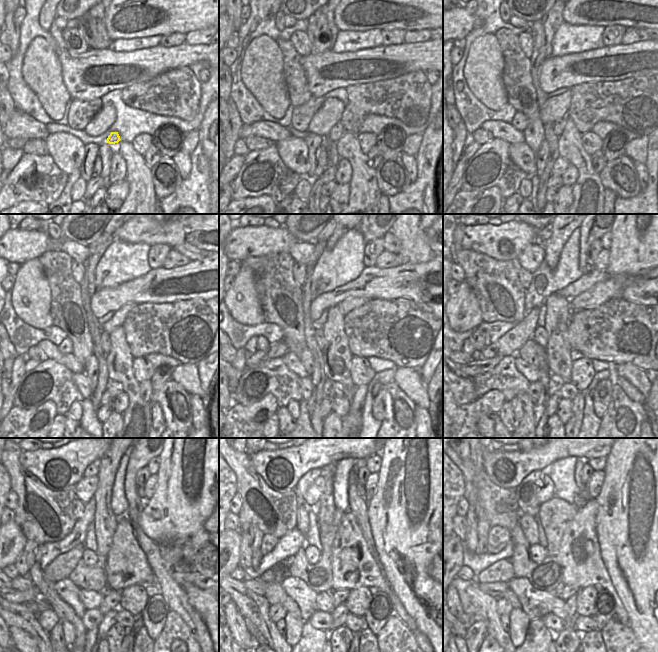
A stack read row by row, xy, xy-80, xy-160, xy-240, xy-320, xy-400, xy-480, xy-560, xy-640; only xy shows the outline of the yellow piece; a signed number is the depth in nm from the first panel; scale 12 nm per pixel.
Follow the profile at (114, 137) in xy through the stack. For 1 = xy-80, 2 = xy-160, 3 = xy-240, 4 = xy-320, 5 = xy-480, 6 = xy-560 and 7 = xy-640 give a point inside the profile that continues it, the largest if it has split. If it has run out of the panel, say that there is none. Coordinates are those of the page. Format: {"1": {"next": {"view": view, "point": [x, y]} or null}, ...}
{"1": {"next": {"view": "xy-80", "point": [337, 131]}}, "2": {"next": {"view": "xy-160", "point": [558, 127]}}, "3": {"next": {"view": "xy-240", "point": [105, 342]}}, "4": {"next": {"view": "xy-320", "point": [320, 338]}}, "5": {"next": {"view": "xy-480", "point": [90, 557]}}, "6": {"next": {"view": "xy-560", "point": [313, 555]}}, "7": {"next": {"view": "xy-640", "point": [537, 552]}}}

